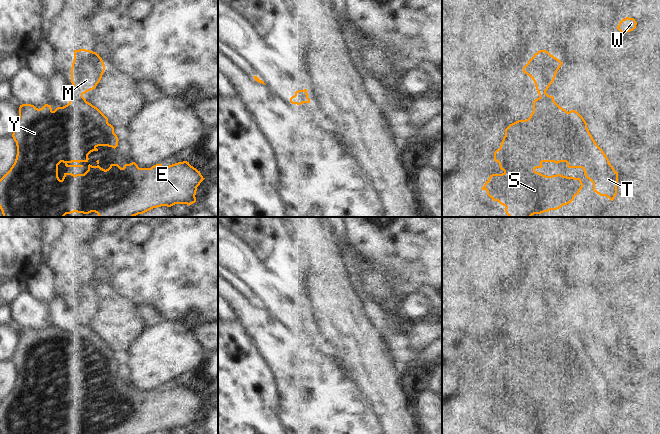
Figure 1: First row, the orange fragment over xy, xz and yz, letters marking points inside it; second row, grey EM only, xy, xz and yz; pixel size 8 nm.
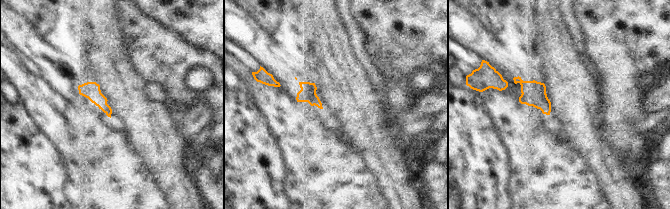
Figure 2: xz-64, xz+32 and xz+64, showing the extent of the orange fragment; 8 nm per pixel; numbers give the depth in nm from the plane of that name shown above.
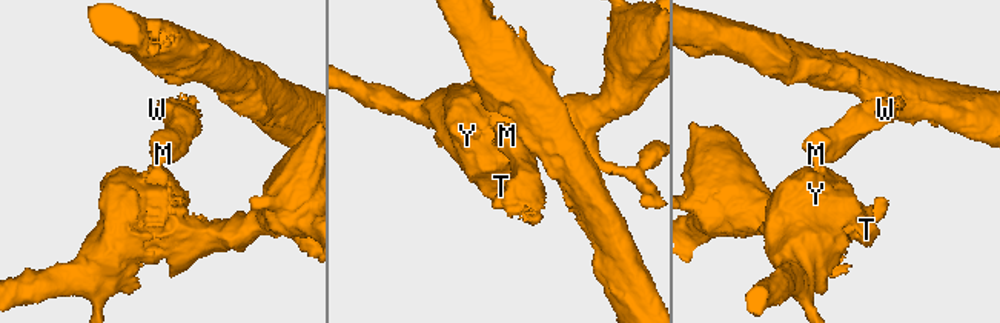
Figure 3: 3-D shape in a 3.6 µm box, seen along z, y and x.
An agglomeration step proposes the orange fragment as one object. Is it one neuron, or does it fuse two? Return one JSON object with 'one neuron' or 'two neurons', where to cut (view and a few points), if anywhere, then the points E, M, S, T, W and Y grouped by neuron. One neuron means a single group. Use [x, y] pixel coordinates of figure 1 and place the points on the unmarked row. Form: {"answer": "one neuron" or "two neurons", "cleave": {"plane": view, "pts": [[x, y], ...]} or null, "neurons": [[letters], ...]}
{"answer": "two neurons", "cleave": {"plane": "xy", "pts": [[72, 319], [82, 320]]}, "neurons": [["E", "S", "T", "Y"], ["M", "W"]]}

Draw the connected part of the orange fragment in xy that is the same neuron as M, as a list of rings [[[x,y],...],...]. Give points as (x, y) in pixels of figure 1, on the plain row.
[[[86,273],[74,274],[71,291],[72,320],[81,321],[95,313],[104,294],[105,289],[99,278]]]

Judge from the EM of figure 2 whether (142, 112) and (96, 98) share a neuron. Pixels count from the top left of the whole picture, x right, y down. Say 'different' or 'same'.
different

